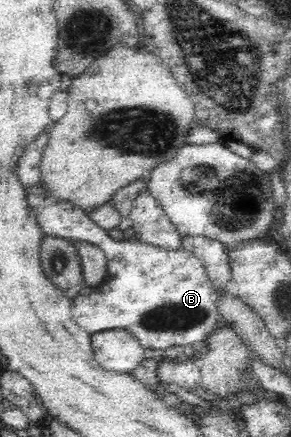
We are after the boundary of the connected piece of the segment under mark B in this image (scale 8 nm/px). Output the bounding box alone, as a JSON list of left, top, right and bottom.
[37,200,221,350]

